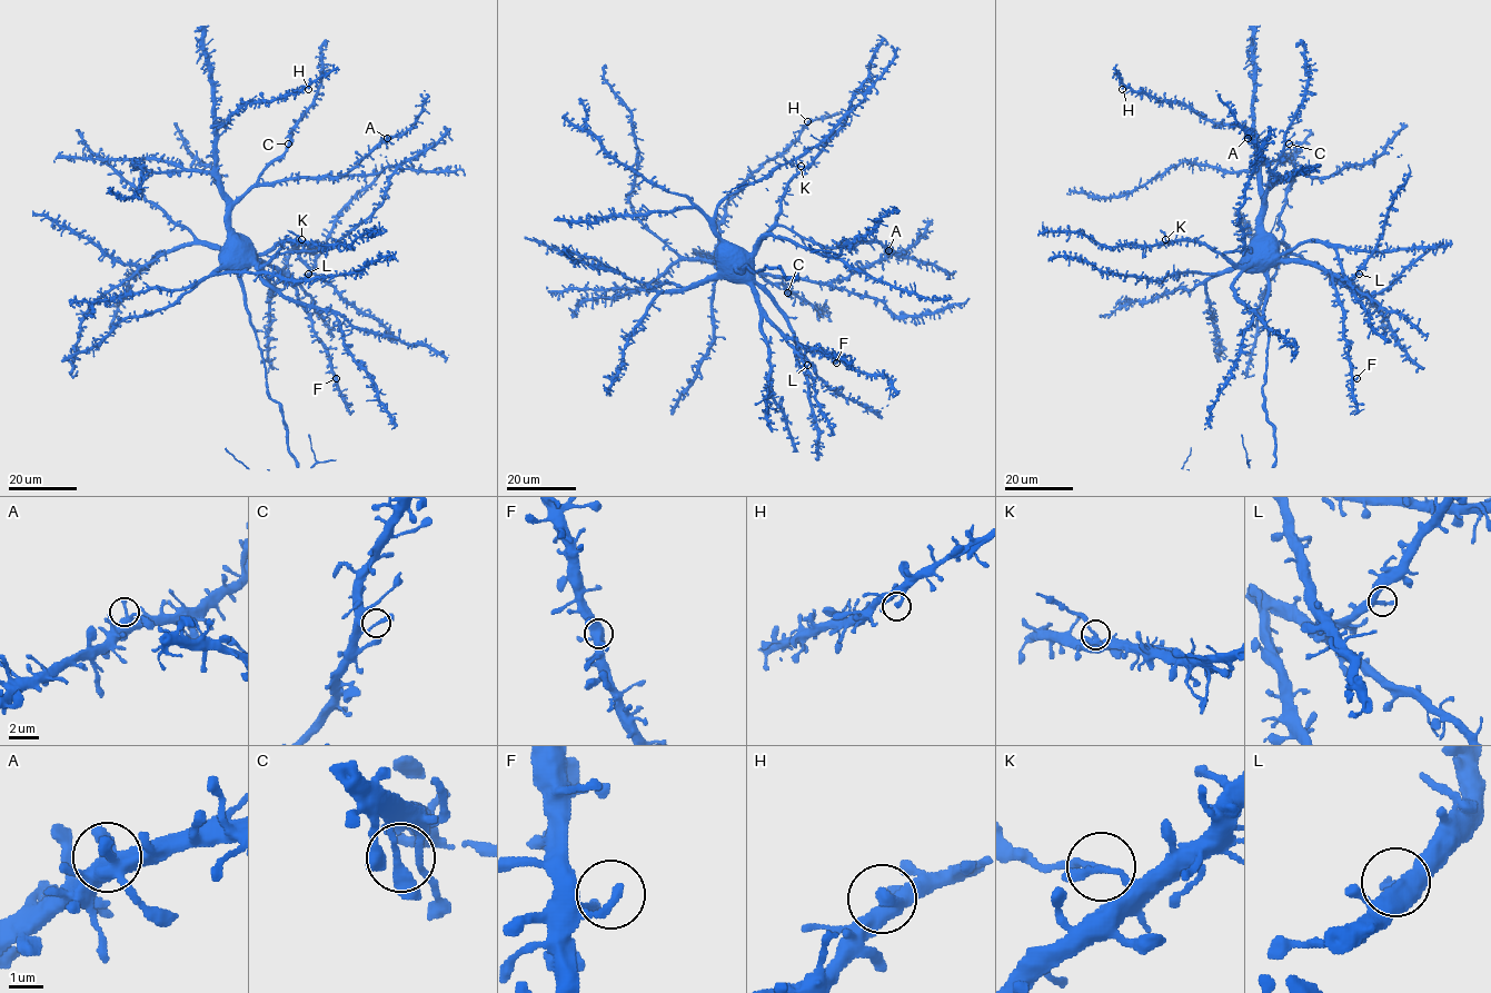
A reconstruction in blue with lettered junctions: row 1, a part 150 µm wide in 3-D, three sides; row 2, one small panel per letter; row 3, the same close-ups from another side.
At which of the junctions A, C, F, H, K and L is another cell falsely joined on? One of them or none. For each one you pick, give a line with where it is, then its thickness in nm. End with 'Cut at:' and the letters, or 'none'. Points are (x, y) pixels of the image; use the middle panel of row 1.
K: at (801, 166); 260 nm thick
Cut at: K

